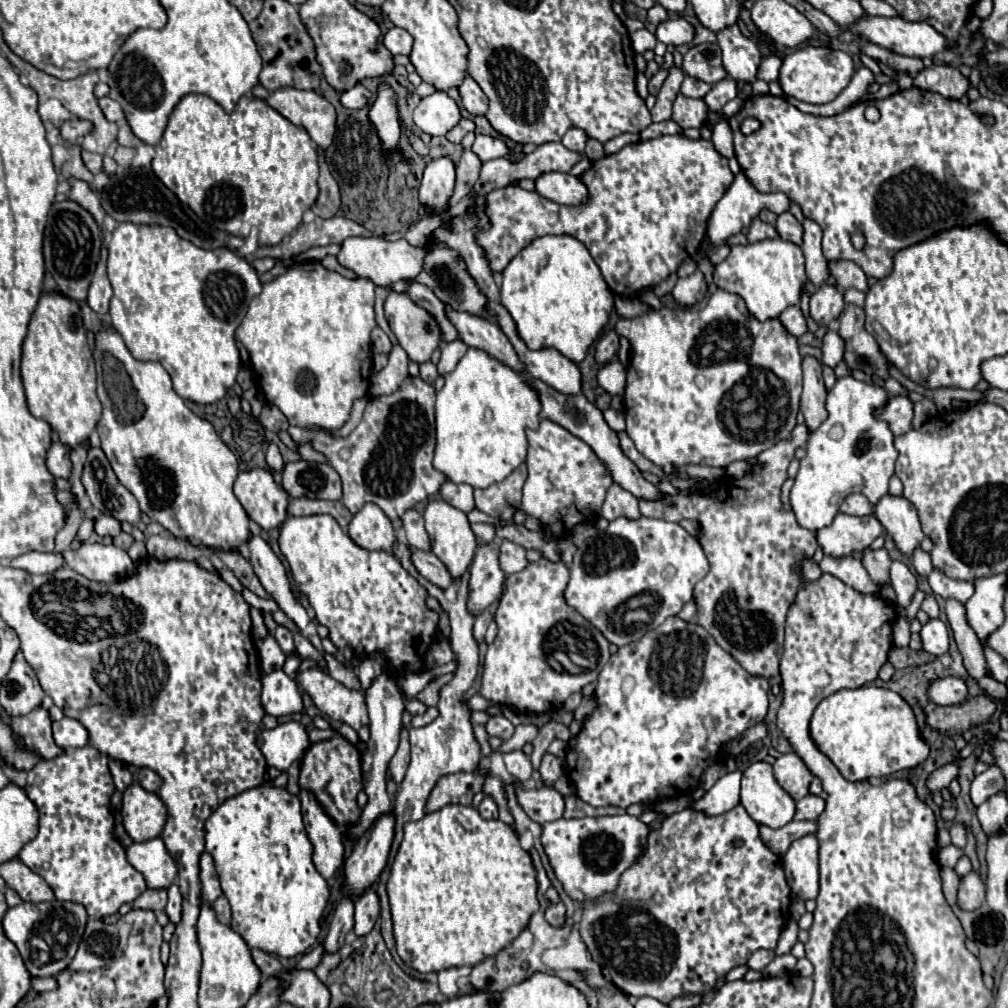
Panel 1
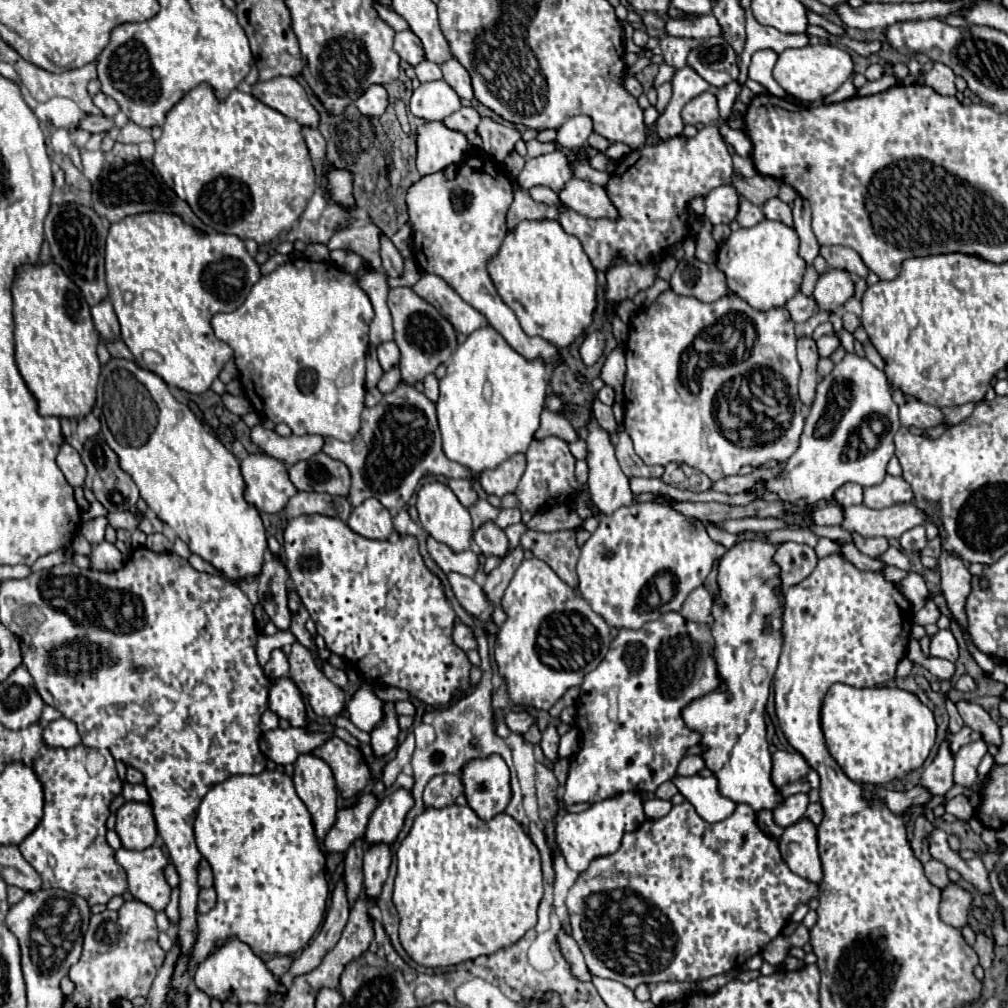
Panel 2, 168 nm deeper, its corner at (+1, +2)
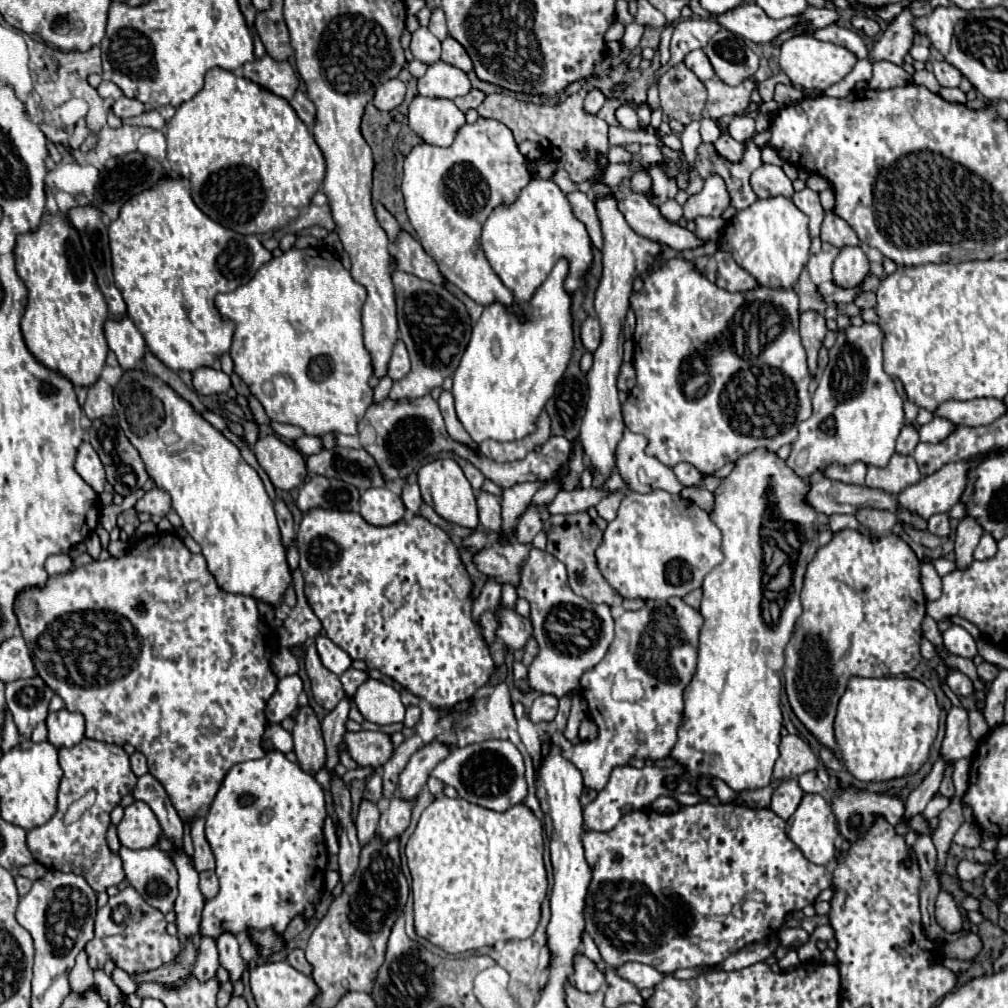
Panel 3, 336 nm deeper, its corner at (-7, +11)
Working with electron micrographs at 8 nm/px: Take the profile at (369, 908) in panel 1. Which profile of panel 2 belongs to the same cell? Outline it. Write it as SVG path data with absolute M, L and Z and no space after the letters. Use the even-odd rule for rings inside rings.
M377 842L371 844L365 852L363 858L363 886L365 886L365 894L369 896L379 896L383 882L387 878L389 872L389 864L391 864L391 846Z

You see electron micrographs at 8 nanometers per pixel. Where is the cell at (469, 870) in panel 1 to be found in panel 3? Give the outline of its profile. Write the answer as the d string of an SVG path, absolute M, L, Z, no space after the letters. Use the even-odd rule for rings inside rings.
M435 797L435 801L421 813L417 829L405 847L413 879L415 933L453 955L493 945L499 939L531 937L541 919L541 903L547 895L543 847L543 825L525 805L515 805L503 813L495 813L461 797Z

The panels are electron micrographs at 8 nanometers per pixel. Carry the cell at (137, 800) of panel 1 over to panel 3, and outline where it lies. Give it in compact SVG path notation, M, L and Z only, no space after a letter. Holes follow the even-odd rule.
M135 801L125 807L125 815L117 825L117 833L121 845L129 849L147 849L159 841L163 831L151 807L143 801Z

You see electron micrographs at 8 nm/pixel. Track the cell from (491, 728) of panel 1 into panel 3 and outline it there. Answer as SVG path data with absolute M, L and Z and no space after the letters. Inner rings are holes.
M539 695L533 705L527 709L527 715L533 723L541 723L541 721L553 721L557 713L557 697L549 697L549 695Z

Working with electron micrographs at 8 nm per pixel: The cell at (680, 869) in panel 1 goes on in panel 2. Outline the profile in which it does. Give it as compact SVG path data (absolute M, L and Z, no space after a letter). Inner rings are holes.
M683 802L683 804L673 806L667 816L663 816L659 820L645 820L637 830L625 834L617 852L613 852L605 858L595 858L589 864L589 870L581 872L579 878L575 880L575 884L571 886L565 904L569 910L569 918L571 918L573 938L585 956L589 972L593 976L611 978L611 980L617 980L617 982L629 986L629 988L635 988L639 984L659 984L659 982L673 982L673 980L679 980L679 982L705 980L711 976L725 974L731 968L743 966L751 956L759 954L775 936L781 934L781 930L787 926L787 922L791 920L791 914L795 912L795 908L799 904L807 904L809 900L813 900L817 896L819 896L819 886L815 882L809 882L809 880L793 874L785 866L785 862L779 854L777 838L767 836L765 832L759 830L757 820L755 820L755 810L751 806L737 804L735 812L727 820L709 824L695 812L695 808L689 802Z

